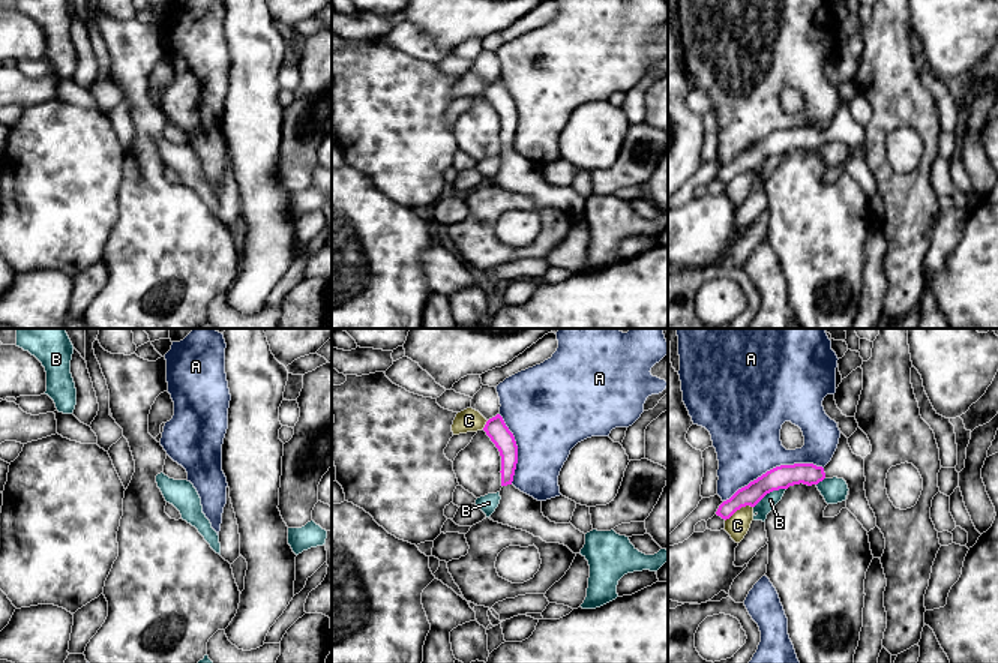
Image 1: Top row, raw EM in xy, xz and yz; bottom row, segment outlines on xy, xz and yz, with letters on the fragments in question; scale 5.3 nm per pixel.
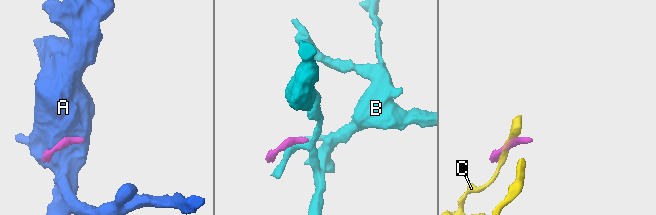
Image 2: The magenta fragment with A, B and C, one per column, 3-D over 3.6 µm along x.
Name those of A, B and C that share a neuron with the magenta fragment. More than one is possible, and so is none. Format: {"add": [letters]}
{"add": []}

